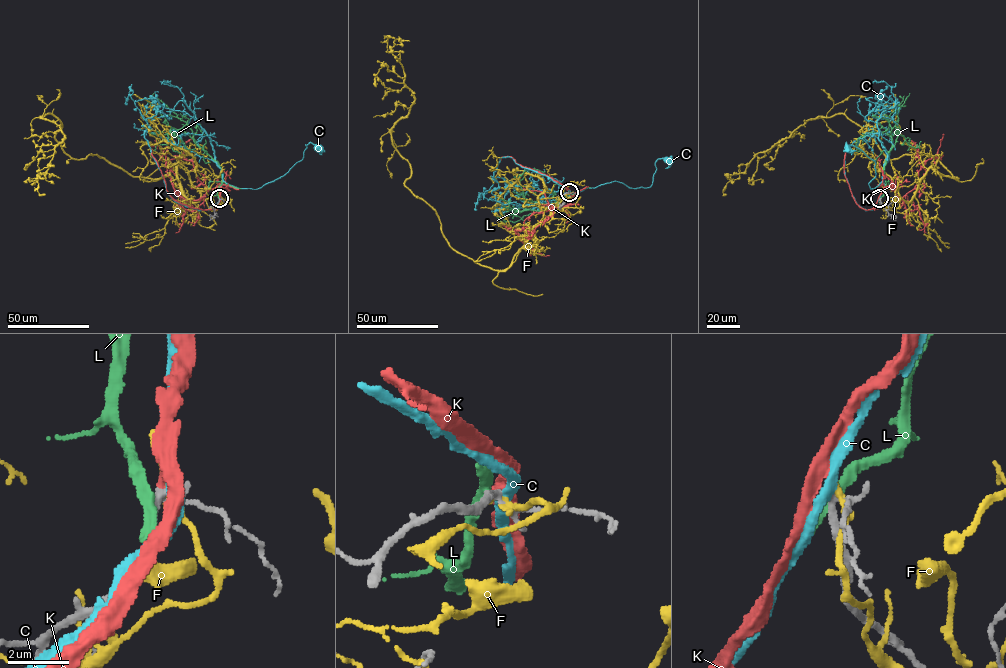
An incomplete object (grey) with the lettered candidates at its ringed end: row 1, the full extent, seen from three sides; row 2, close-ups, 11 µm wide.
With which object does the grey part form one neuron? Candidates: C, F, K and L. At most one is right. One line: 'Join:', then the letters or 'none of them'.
Join: K

